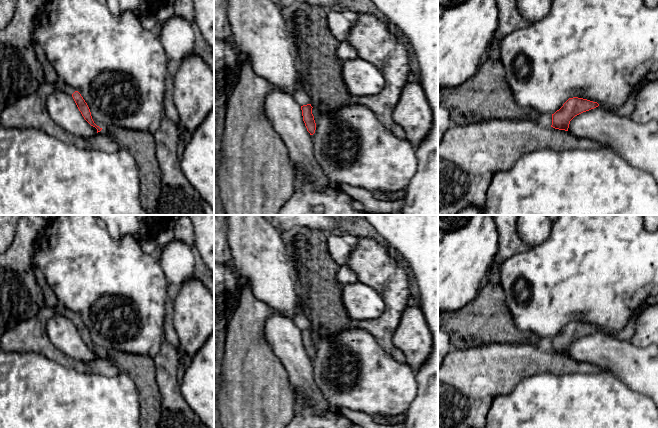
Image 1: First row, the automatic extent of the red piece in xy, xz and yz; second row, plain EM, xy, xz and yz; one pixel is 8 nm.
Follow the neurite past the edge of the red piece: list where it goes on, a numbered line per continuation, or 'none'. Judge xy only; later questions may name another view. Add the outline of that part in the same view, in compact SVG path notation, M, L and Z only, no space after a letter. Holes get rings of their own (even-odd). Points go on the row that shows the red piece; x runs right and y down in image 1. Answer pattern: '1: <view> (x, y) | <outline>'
1: xy (61, 86) | M58 80L56 83L56 89L63 92L67 92L70 95L72 95L75 92L73 88L68 87L65 83L61 82L60 80Z

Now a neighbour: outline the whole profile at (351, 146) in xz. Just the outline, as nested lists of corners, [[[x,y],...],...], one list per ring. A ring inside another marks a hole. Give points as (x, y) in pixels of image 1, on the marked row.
[[[353,100],[331,112],[312,108],[316,123],[312,135],[315,159],[330,186],[347,184],[371,192],[397,192],[405,189],[417,172],[417,147],[396,137],[367,107]]]

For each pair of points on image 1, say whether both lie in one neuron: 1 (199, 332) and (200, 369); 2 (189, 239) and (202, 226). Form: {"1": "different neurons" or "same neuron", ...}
{"1": "different neurons", "2": "different neurons"}

